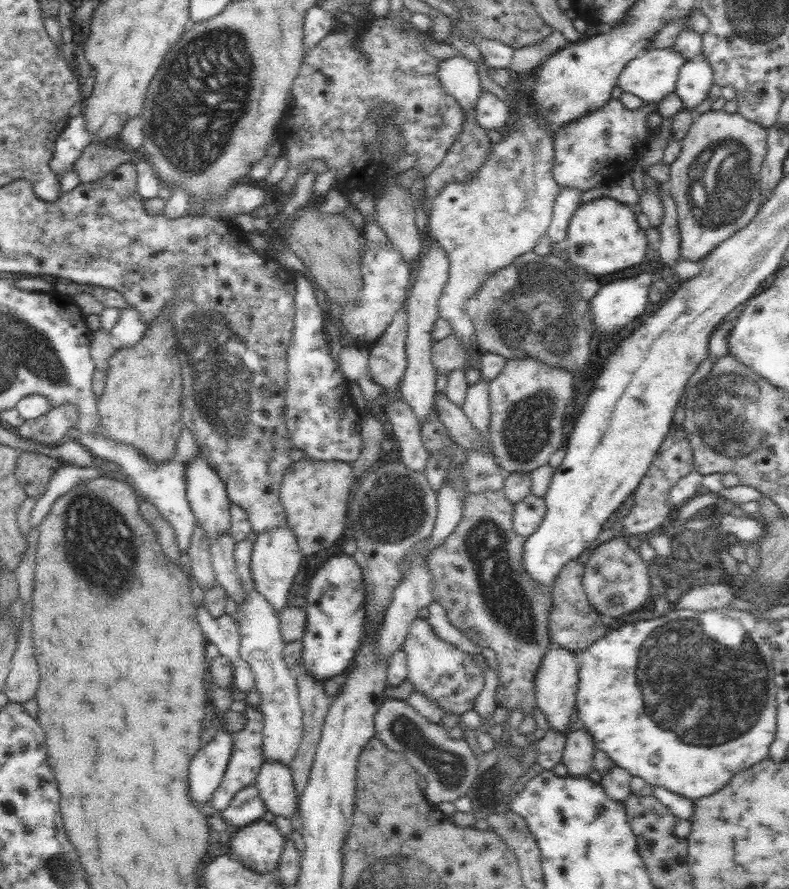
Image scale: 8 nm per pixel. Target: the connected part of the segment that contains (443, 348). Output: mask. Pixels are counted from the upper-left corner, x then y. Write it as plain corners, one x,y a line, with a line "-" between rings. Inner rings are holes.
450,334
447,338
434,342
431,349
431,362
435,367
437,378
460,371
465,367
465,362
468,362
470,353
461,348
458,340
454,334

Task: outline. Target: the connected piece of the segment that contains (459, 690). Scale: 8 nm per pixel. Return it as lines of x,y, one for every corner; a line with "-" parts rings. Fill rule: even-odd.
416,618
410,624
403,644
408,653
407,678
414,684
415,690
438,704
438,708
442,708
445,713
461,715
468,710
474,710
476,698
484,688
485,674
470,653
440,639
434,627
427,619
422,618

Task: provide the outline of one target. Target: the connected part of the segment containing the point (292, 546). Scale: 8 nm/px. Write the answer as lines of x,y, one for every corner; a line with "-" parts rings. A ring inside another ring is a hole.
286,525
258,533
256,542
253,543
250,571
254,577
256,589
278,612
282,612
282,609
288,606
286,604
288,592
294,584
303,555
294,531

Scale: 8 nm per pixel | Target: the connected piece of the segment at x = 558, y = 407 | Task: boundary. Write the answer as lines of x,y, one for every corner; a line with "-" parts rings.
518,355
505,360
502,372
489,382
489,404
491,407
491,420
488,437
492,444
493,453
497,463
506,474
532,473
542,464
549,464
550,456
554,450
562,446
564,440
564,420
566,409
574,396
574,374
564,368
548,366
546,362
534,360
530,356

